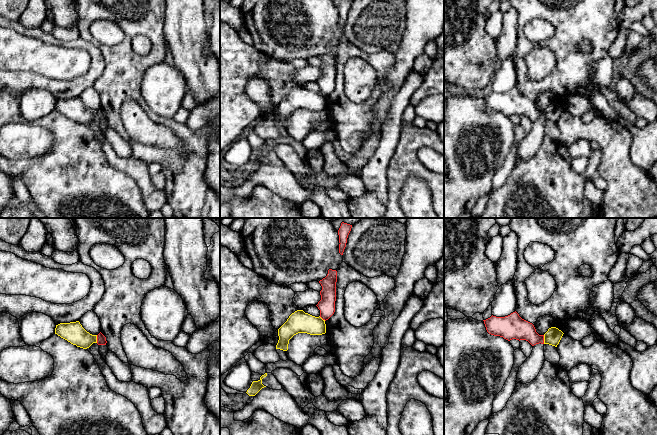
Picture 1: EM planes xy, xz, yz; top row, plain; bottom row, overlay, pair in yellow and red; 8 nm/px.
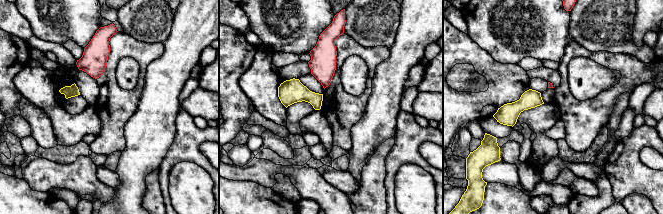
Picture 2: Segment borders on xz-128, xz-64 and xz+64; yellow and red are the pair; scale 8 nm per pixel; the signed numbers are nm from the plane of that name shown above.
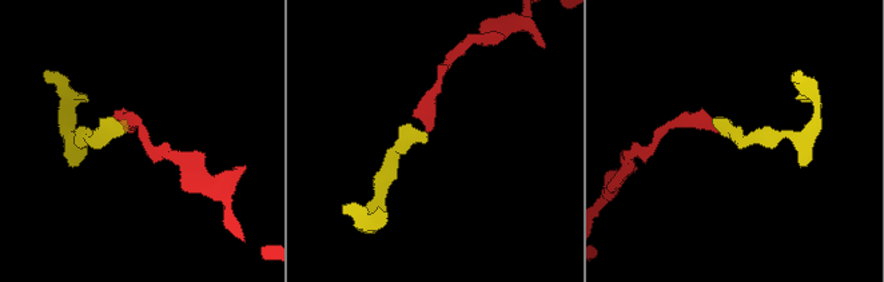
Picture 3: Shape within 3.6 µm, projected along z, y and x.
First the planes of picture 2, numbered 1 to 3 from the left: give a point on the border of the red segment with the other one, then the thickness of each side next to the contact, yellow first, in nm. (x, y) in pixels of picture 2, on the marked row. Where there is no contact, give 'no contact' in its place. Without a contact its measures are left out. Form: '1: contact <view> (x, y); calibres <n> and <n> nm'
1: no contact
2: no contact
3: no contact

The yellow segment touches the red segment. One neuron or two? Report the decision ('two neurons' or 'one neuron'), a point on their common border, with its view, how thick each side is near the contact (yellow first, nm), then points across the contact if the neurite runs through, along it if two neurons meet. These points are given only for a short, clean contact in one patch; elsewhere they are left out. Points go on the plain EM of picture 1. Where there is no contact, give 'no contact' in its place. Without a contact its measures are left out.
two neurons | yz (544, 115) | 130/180 nm | along yz (543, 111), (544, 119)

